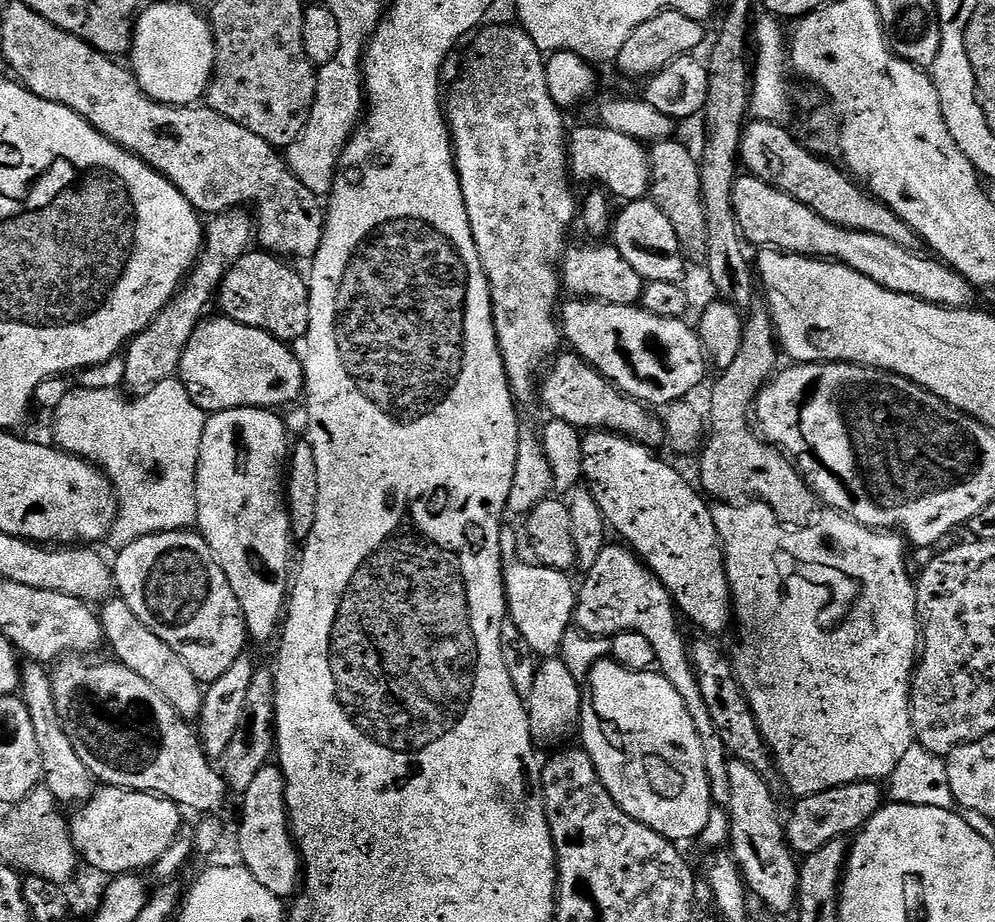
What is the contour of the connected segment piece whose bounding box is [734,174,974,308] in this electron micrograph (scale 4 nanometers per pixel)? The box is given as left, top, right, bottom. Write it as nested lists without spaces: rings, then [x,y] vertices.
[[[751,174],[741,175],[734,185],[734,211],[749,245],[764,244],[760,246],[768,250],[844,264],[850,270],[878,282],[878,286],[886,290],[931,304],[942,304],[945,308],[966,308],[973,303],[973,285],[939,259],[931,255],[919,256],[919,251],[898,246],[890,242],[890,238],[882,238],[878,234],[834,226],[834,222],[826,222],[826,218],[802,202]]]

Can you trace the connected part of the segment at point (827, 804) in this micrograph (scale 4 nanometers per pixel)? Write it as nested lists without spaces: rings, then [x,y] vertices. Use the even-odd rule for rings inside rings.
[[[876,782],[847,784],[797,799],[796,810],[786,820],[787,842],[793,853],[805,858],[827,849],[827,844],[834,843],[839,836],[848,838],[859,832],[881,810],[880,787]]]

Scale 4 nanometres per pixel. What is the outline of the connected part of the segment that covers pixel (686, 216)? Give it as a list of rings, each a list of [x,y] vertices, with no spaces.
[[[676,138],[660,140],[650,148],[652,183],[650,199],[656,203],[658,210],[672,220],[674,230],[680,243],[684,245],[689,257],[707,257],[708,226],[704,210],[703,182],[701,178],[701,161],[692,157],[692,152]]]

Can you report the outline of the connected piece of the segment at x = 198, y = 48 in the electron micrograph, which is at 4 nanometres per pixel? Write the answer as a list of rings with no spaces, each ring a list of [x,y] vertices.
[[[149,3],[134,21],[131,60],[130,71],[150,99],[173,106],[195,105],[205,99],[212,83],[212,70],[216,67],[216,40],[212,37],[212,25],[188,4]]]

